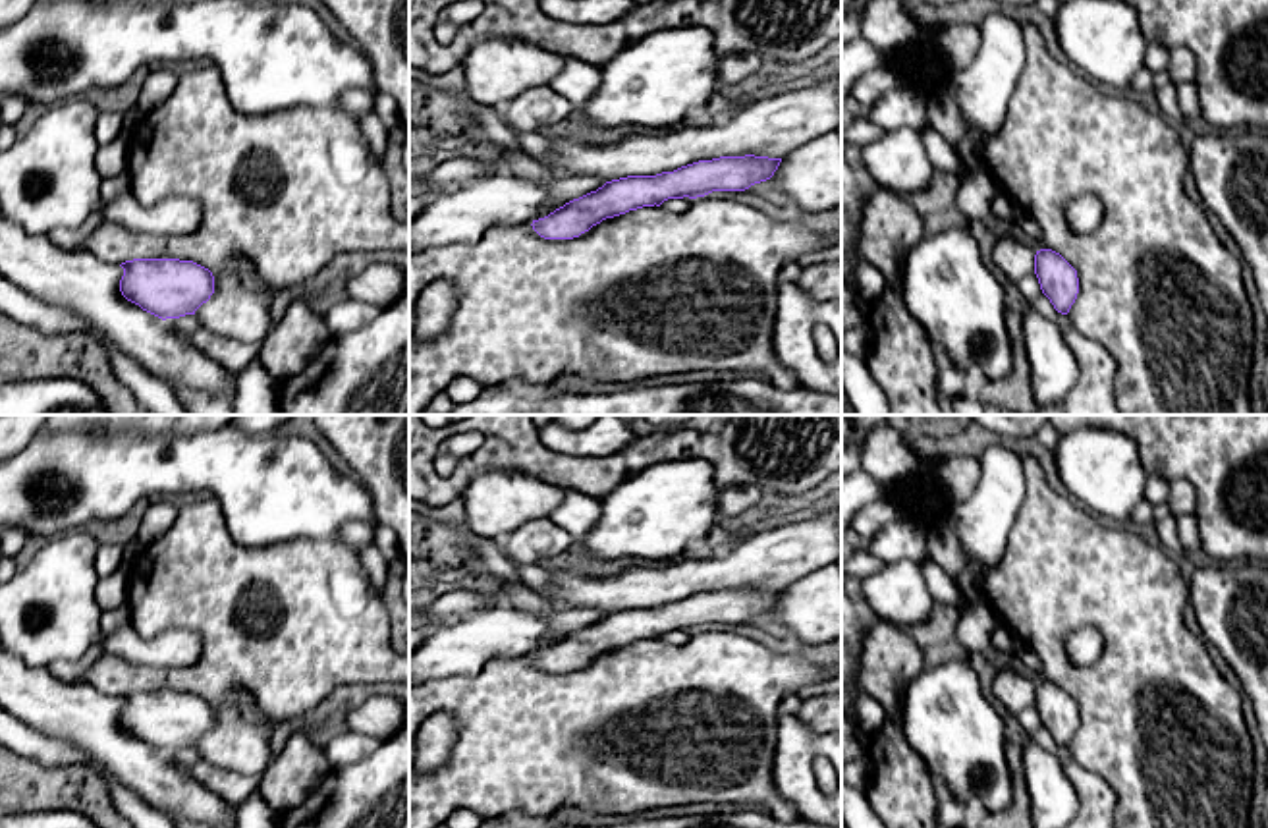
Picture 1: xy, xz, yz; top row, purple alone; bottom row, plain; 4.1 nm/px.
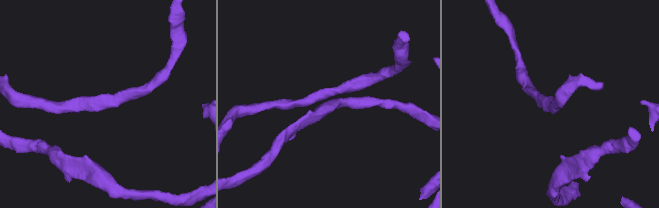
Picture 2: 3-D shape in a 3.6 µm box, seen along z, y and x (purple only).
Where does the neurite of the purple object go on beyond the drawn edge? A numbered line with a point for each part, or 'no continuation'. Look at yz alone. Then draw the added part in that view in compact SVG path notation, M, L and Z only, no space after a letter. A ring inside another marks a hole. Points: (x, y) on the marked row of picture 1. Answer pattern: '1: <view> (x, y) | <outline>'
no continuation

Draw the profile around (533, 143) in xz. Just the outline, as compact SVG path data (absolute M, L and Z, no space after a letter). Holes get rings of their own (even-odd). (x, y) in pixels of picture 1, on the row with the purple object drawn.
M515 131L517 147L529 154L535 162L544 166L554 179L573 176L567 166L550 158L550 139L540 131Z

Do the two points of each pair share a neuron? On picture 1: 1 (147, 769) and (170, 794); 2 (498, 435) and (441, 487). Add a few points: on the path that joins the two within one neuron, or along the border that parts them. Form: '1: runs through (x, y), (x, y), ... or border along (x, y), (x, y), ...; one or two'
1: runs through (151, 774), (165, 788); one
2: runs through (496, 454), (483, 468), (460, 479); one

